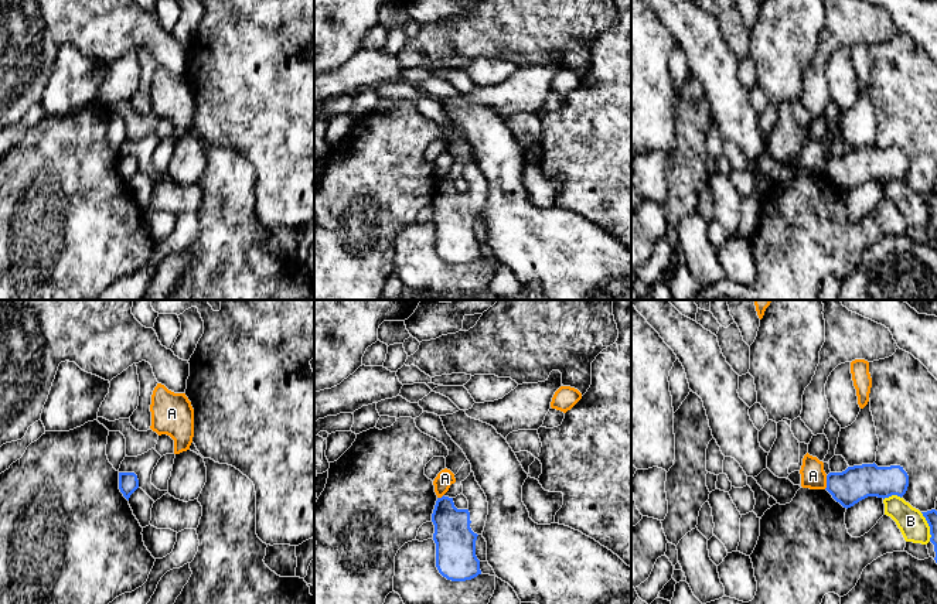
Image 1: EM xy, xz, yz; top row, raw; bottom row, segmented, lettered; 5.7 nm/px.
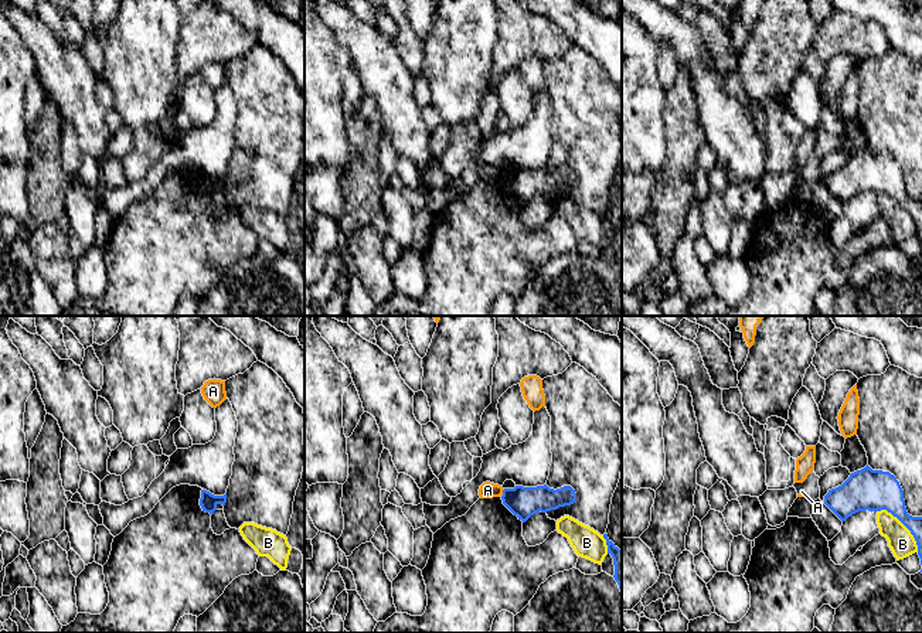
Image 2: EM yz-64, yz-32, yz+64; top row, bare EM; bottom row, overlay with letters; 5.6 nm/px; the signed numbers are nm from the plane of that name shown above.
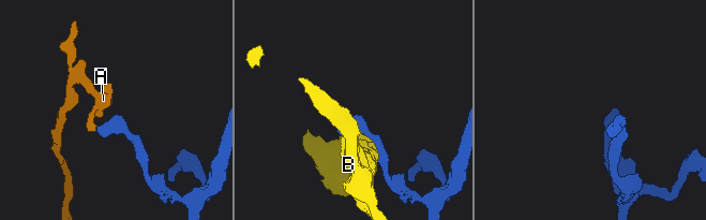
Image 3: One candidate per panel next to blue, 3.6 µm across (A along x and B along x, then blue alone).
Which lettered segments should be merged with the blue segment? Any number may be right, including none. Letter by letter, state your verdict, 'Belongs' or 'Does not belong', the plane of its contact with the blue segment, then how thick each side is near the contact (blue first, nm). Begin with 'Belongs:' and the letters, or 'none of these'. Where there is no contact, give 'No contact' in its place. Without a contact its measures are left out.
Belongs: none of these
A: Does not belong. Touches blue in yz. Thickness 200 nm (blue) against 140 nm
B: Does not belong. Touches blue in yz. Thickness 200 nm (blue) against 160 nm

